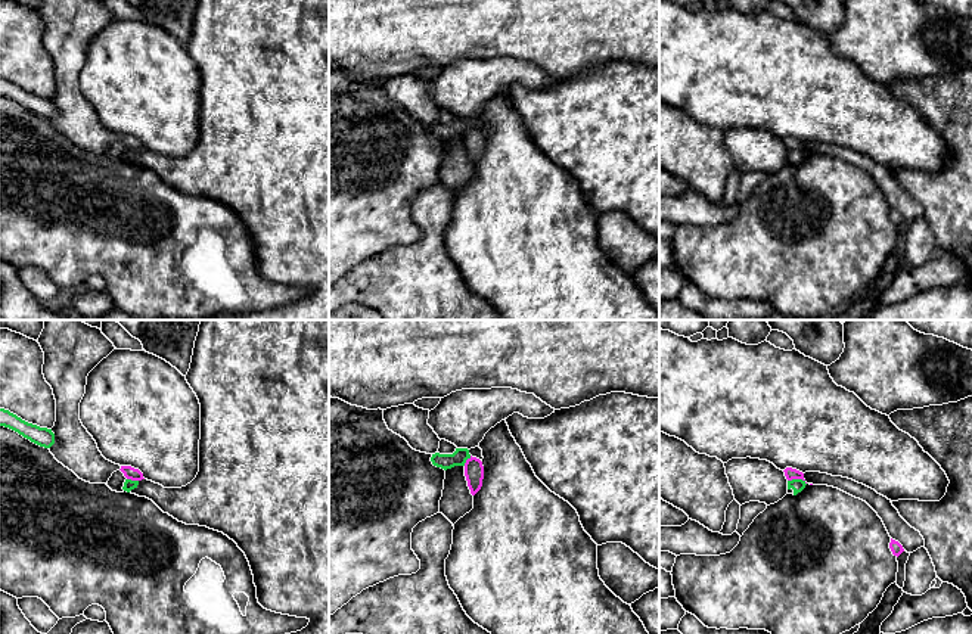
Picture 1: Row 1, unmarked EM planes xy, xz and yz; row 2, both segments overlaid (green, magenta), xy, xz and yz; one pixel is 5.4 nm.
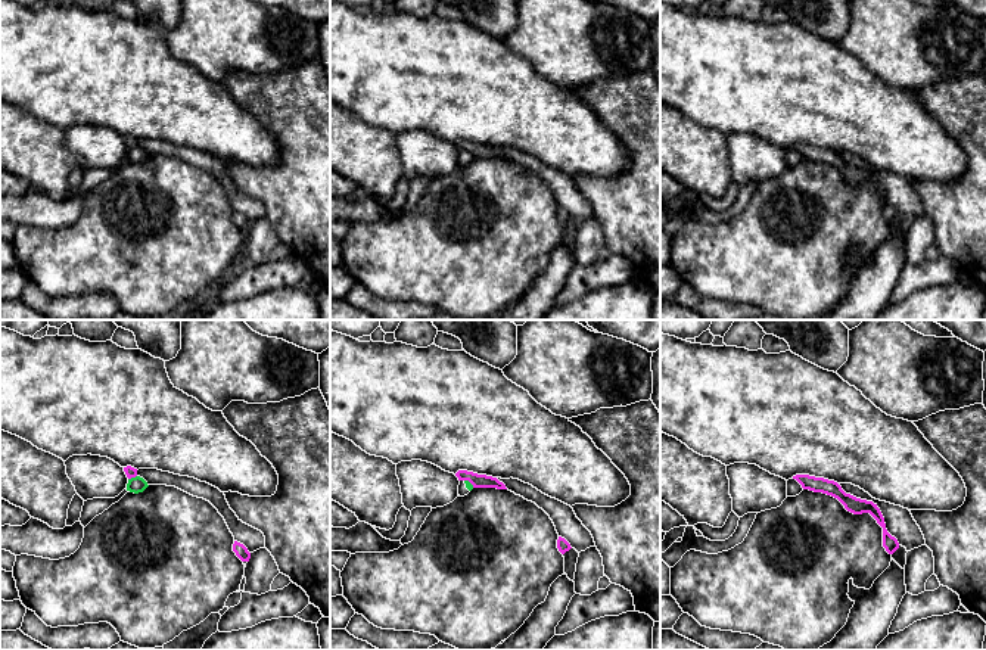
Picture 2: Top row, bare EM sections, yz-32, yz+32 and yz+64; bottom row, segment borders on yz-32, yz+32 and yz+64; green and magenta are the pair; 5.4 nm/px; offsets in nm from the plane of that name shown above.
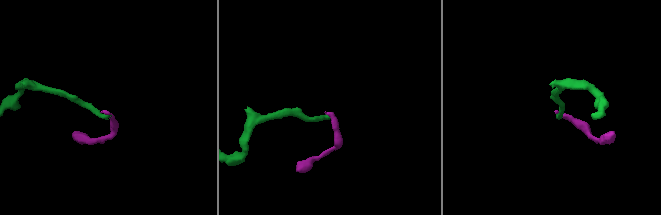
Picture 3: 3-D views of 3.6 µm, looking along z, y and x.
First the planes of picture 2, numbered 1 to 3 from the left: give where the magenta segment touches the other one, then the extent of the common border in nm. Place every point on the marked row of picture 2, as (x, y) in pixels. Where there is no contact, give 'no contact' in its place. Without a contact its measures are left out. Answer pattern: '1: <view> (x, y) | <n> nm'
1: yz-32 (131, 478) | 50 nm
2: yz+32 (469, 482) | 70 nm
3: no contact

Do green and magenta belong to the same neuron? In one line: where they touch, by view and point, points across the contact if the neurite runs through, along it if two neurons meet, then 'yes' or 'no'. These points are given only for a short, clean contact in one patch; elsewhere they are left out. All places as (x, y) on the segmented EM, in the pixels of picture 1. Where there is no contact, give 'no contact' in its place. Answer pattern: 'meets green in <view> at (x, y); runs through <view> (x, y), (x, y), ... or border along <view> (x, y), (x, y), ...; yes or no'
meets green in yz at (797, 479); border along yz (788, 479), (801, 479), (806, 484); no

